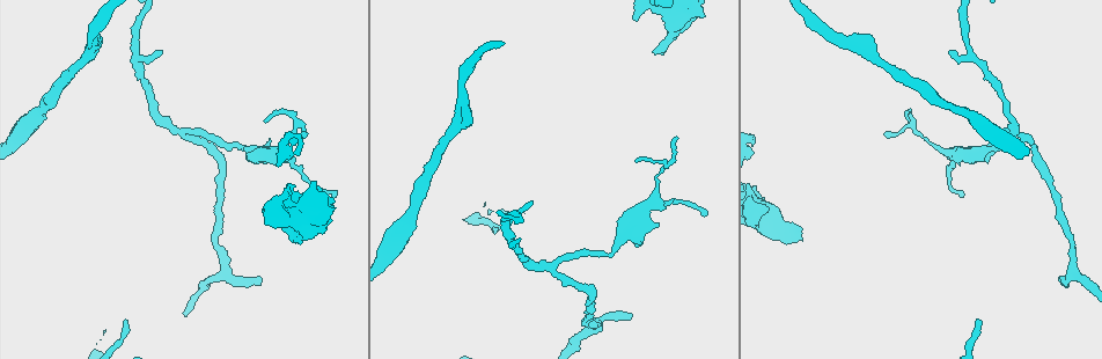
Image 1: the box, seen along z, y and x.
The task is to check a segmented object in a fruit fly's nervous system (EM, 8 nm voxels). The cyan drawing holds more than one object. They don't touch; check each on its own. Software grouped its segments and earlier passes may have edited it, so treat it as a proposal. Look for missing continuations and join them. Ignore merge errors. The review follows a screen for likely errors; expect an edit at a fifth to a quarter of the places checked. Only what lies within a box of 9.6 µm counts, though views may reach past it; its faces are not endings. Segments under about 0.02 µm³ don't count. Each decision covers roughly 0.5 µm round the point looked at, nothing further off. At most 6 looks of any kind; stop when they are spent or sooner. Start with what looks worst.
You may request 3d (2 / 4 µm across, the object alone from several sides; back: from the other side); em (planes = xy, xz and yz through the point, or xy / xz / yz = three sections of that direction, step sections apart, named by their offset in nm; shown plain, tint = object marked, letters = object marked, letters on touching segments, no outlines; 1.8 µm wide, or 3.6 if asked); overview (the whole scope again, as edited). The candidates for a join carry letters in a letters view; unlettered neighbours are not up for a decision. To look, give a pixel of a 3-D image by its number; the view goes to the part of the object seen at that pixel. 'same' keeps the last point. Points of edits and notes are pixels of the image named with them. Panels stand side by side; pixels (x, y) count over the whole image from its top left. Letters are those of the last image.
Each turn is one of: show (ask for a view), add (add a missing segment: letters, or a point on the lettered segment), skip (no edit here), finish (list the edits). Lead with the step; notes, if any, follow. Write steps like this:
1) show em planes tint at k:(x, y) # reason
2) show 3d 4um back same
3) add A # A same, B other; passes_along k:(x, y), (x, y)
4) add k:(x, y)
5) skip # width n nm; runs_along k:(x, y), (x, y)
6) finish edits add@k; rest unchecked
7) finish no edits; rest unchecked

show 3d 4um at 1:(799, 227) # branch stops here

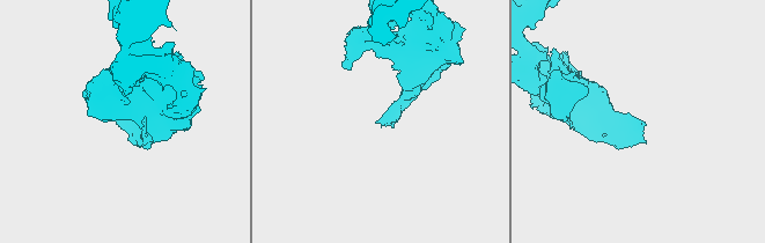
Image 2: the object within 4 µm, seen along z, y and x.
show em planes letters at 2:(375, 122) # now the EM

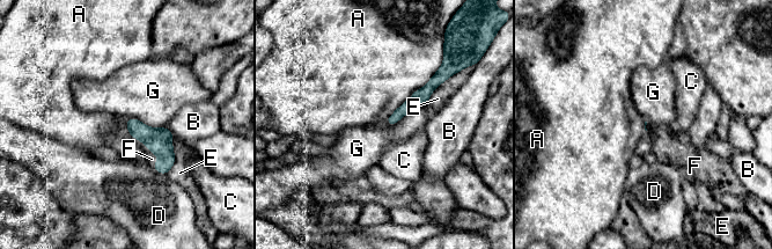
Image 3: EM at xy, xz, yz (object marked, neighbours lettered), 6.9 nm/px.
add F # A other, B other, C other, D other, E other, F same, G other; passes_along 3:(157, 140), (148, 149), (152, 159); the neuron continues

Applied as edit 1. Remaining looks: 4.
show overview

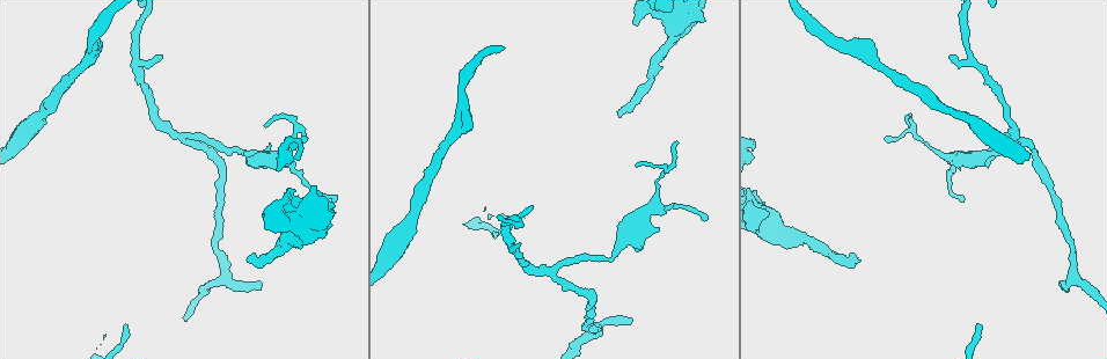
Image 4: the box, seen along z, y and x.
show 3d 4um at 4:(620, 116)

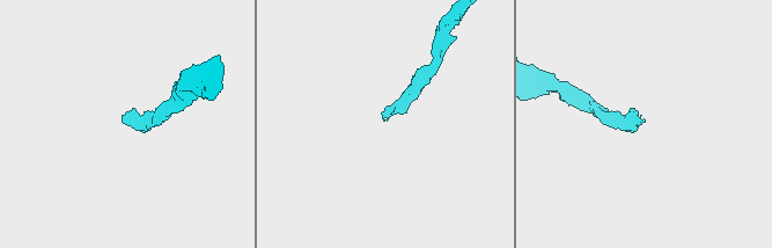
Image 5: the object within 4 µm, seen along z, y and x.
show em planes letters at 5:(382, 115)

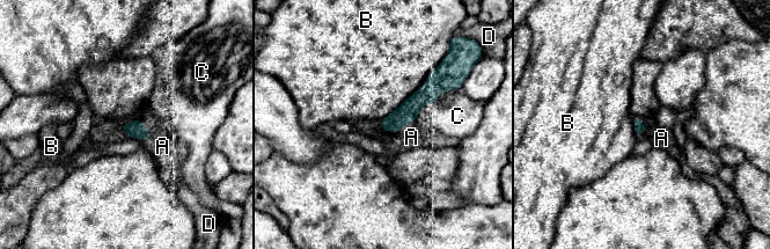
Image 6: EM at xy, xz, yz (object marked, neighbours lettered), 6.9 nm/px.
add A # A same, B other, C other, D other; the neuron continues

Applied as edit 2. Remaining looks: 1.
show em planes letters at 4:(259, 285)

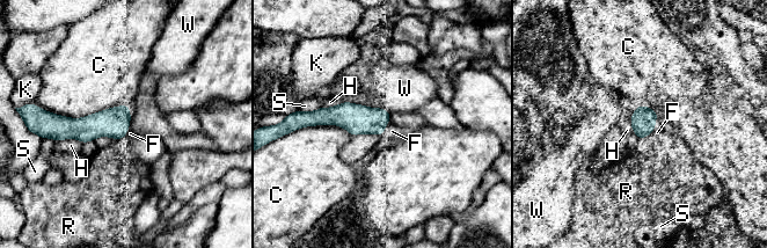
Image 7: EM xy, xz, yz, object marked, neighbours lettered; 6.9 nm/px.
add F # C other, F same, H other, K other, R other, S other, W other; it goes on there

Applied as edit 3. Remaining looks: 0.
finish edits add@3, add@6, add@7; rest unchecked

